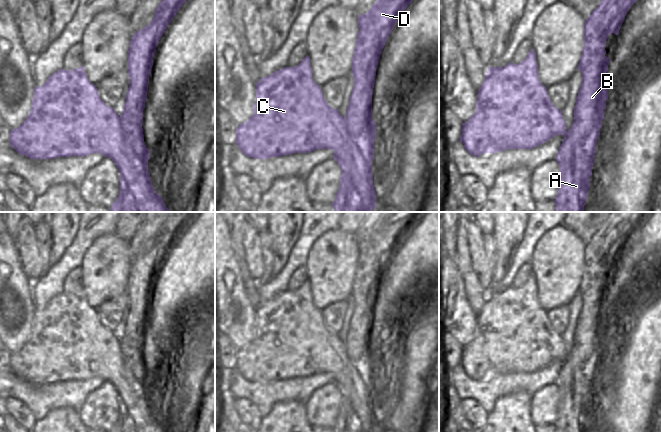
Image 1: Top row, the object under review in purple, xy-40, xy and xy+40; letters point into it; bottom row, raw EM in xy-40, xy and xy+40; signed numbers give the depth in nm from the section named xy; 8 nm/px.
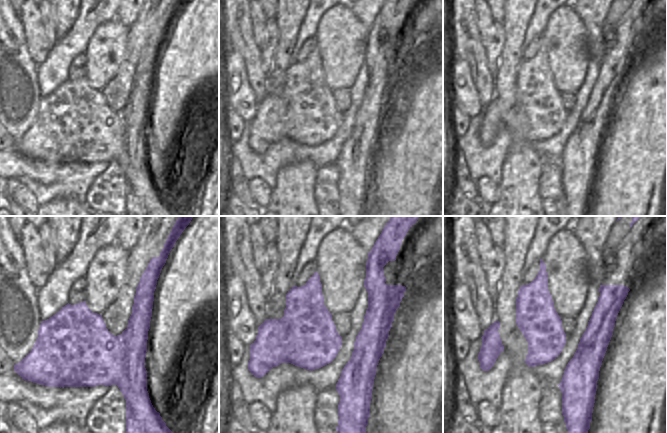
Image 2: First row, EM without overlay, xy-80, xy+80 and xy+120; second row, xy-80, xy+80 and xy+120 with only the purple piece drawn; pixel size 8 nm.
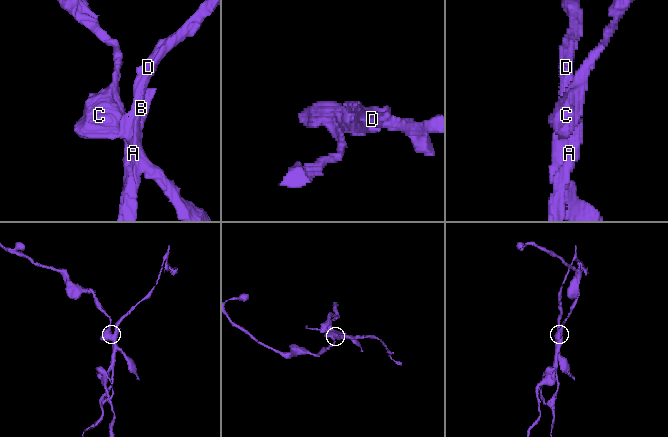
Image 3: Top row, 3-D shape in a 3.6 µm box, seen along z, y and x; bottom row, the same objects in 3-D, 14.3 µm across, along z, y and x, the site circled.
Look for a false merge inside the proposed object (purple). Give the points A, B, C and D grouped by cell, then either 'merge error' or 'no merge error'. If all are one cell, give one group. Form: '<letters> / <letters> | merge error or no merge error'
A B D / C | merge error

